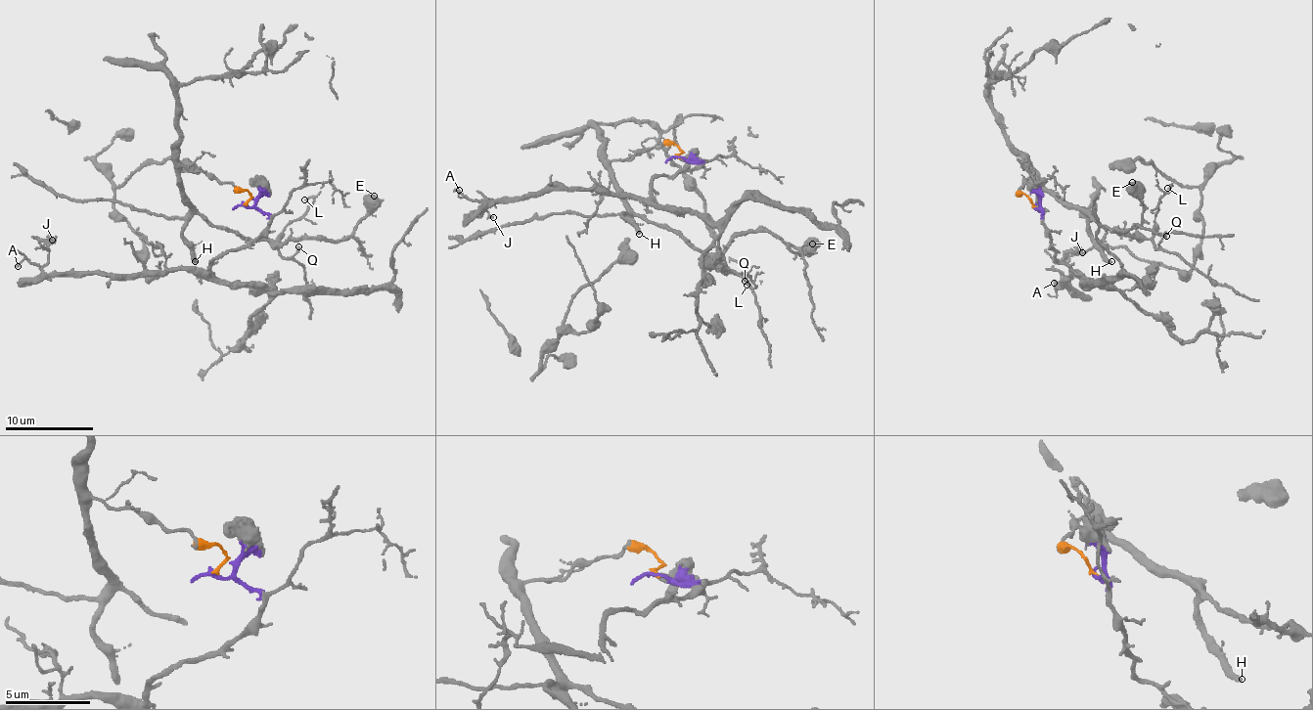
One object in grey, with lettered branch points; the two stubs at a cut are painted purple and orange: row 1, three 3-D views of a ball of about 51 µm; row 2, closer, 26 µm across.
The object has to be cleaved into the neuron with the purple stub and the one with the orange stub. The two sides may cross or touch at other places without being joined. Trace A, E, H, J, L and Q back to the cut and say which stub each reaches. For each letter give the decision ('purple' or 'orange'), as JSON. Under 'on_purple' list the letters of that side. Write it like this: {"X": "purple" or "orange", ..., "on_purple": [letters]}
{"A": "purple", "E": "orange", "H": "orange", "J": "purple", "L": "orange", "Q": "orange", "on_purple": ["A", "J"]}

